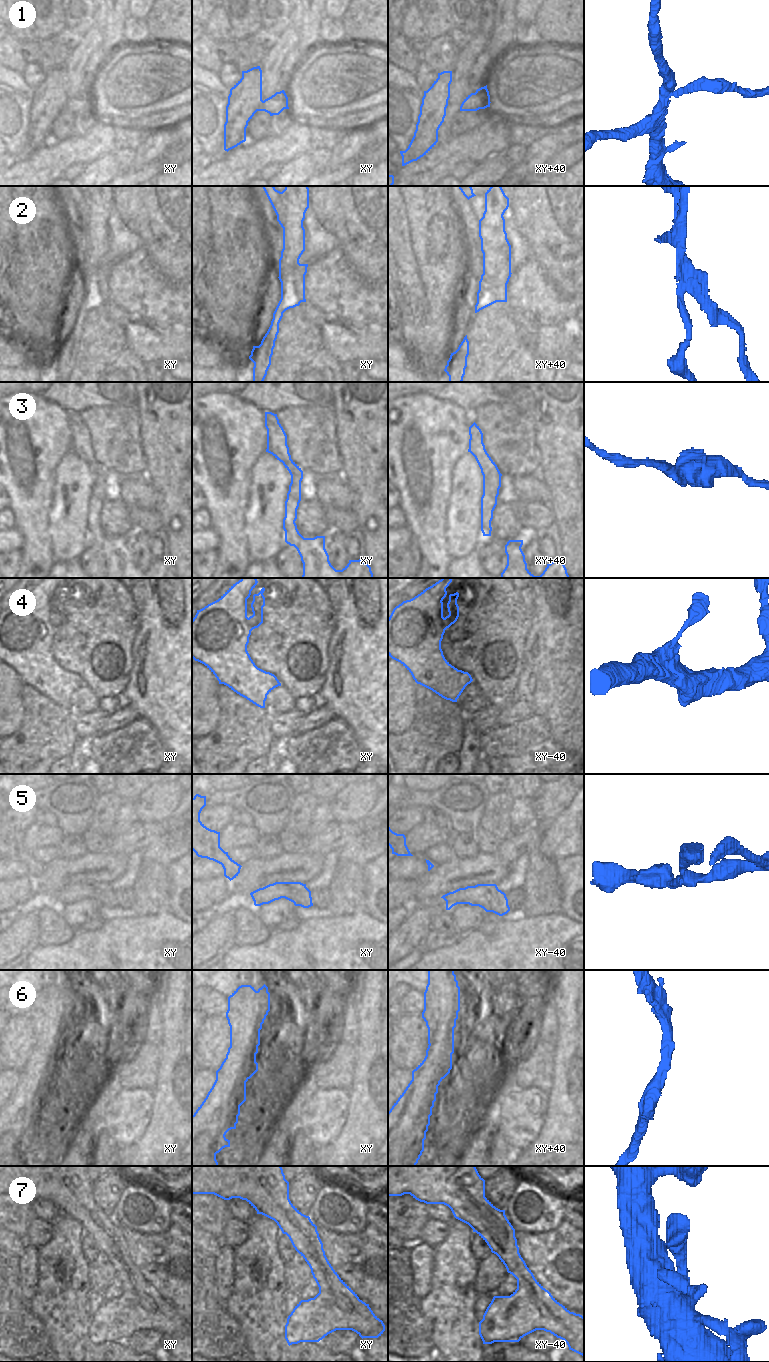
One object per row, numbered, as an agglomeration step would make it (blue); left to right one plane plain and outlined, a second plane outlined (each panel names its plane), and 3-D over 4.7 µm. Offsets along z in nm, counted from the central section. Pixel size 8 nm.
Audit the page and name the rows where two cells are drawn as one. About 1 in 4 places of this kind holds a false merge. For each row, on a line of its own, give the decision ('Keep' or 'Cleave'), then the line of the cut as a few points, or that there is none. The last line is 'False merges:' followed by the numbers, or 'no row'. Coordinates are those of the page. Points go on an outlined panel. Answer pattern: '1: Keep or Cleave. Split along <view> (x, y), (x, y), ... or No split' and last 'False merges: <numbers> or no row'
1: Cleave. Split along xy (263, 101), (259, 110)
2: Cleave. Split along xy (279, 273), (293, 272), (296, 275), (296, 292), (301, 301)
3: Keep. No split
4: Keep. No split
5: Keep. No split
6: Keep. No split
7: Keep. No split
False merges: 1, 2

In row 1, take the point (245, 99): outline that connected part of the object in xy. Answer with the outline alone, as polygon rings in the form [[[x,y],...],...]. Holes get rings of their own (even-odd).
[[[260,66],[242,71],[242,78],[230,89],[224,124],[224,150],[246,141],[246,128],[263,104]]]

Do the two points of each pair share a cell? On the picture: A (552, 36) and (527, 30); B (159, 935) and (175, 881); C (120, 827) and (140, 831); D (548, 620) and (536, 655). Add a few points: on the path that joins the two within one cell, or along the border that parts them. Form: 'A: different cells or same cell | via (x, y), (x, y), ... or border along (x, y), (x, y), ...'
A: different cells | border along (534, 22), (539, 35), (547, 45)
B: different cells | border along (170, 911), (181, 920)
C: different cells | border along (141, 823), (118, 835), (112, 836)
D: same cell | via (548, 629), (548, 643), (545, 646)

